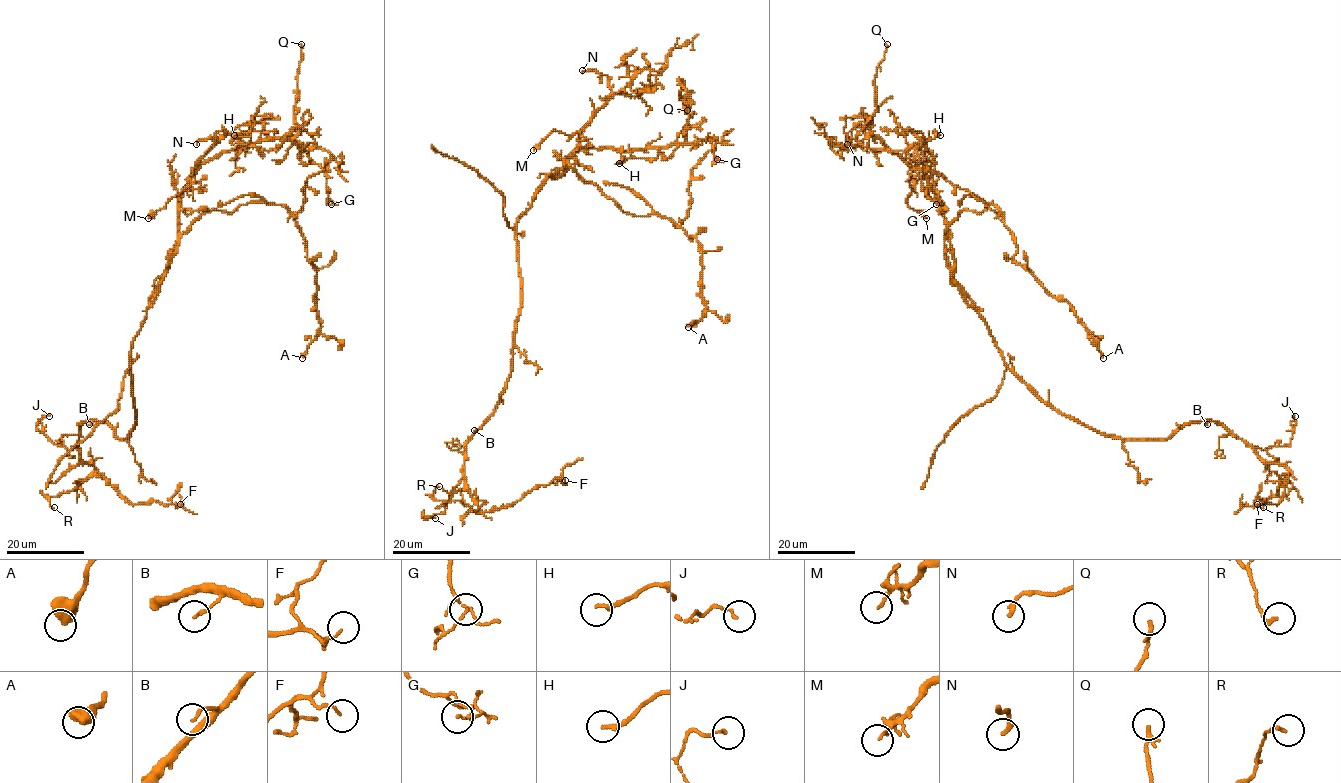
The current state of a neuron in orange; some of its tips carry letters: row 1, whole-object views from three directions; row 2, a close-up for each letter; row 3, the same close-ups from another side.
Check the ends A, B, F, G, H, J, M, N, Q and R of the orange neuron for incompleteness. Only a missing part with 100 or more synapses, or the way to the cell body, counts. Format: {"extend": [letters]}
{"extend": []}

